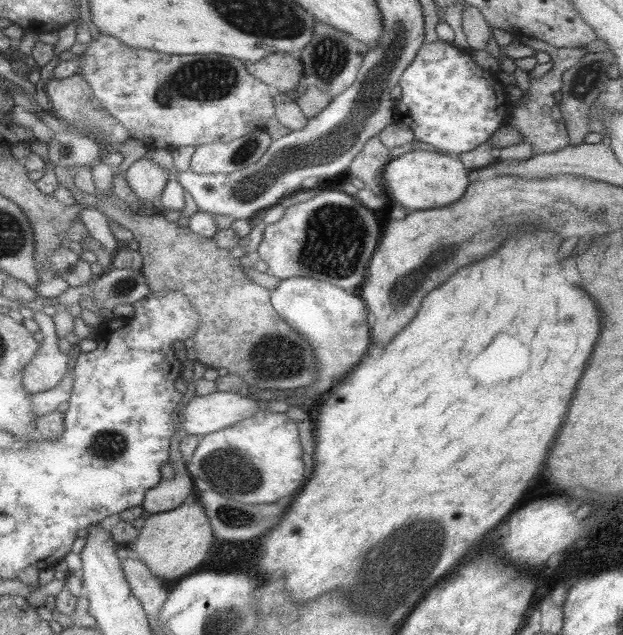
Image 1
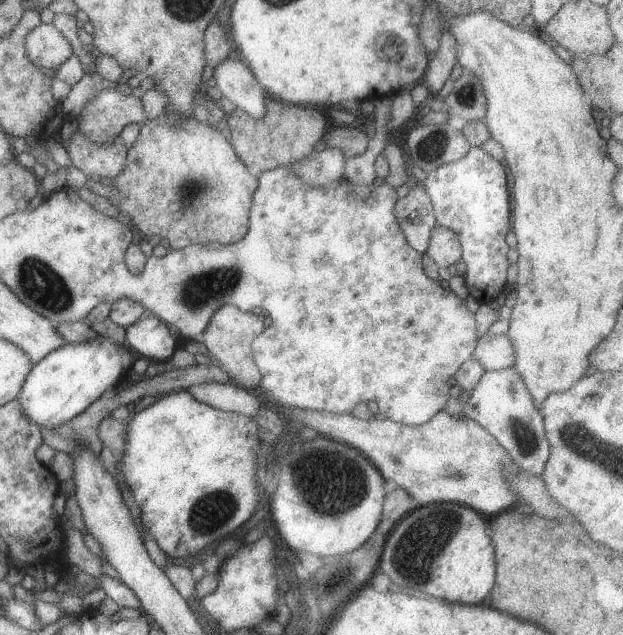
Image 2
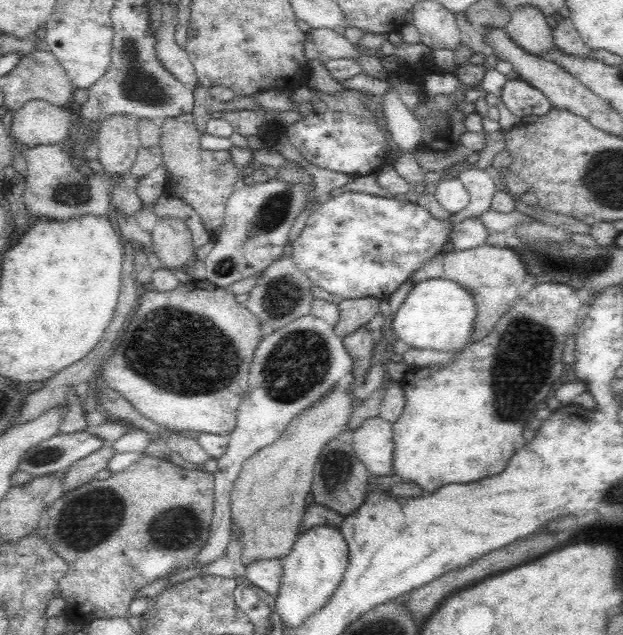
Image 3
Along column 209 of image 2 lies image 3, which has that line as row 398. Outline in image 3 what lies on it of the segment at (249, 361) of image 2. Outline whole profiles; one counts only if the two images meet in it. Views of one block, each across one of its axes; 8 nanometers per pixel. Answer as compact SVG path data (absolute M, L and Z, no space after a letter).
M348 378L346 382L332 386L324 398L296 414L274 444L260 448L242 464L240 476L232 490L232 528L242 532L244 566L252 564L254 560L284 558L294 548L306 514L306 498L312 492L318 456L328 442L338 440L342 428L350 424L352 412L356 410L354 400L358 398L354 390L350 390L352 382L354 380Z

